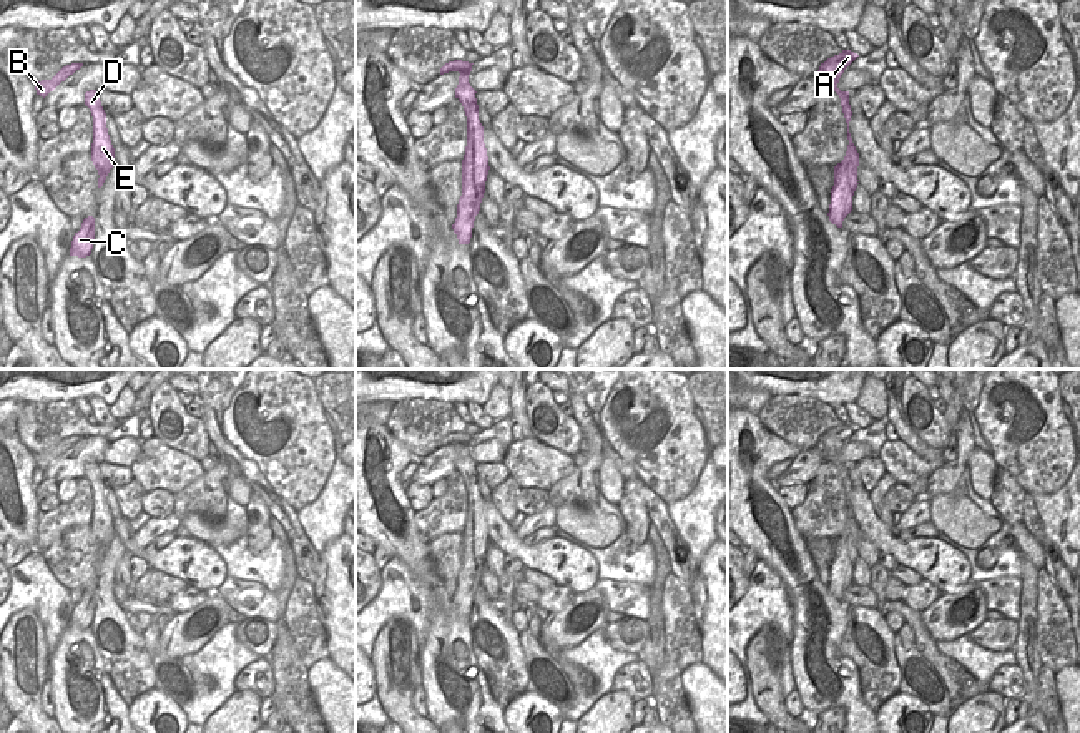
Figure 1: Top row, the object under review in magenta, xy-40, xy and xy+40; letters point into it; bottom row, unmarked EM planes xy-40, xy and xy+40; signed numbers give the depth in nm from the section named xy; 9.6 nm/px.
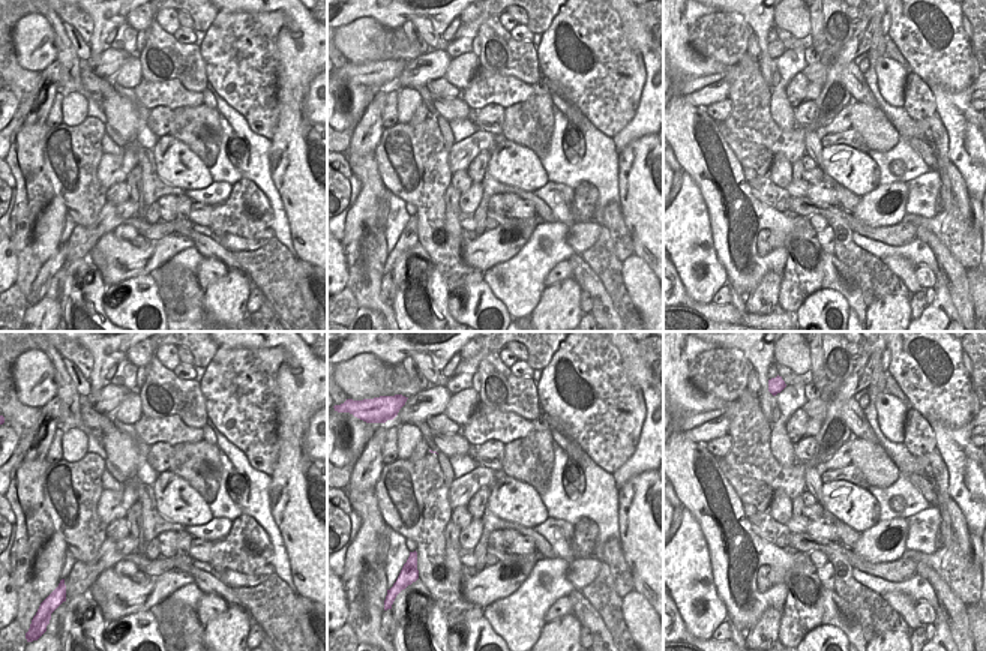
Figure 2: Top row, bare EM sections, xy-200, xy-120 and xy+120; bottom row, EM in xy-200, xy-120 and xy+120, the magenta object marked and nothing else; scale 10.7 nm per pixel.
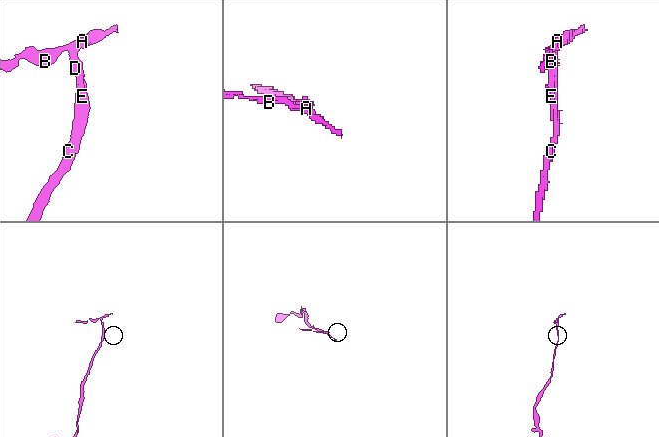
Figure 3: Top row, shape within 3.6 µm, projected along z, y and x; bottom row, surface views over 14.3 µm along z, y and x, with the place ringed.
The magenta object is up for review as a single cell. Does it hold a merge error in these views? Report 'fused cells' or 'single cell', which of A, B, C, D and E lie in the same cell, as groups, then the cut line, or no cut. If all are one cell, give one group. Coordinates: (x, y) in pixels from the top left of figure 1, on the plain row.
fused cells | A B D / C E | xy (477, 477), (466, 484)

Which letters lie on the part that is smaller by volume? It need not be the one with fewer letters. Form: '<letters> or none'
A, B, D

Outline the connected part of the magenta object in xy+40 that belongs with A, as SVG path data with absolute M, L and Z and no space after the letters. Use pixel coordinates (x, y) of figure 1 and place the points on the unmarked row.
M842 422L839 427L834 427L827 430L824 435L821 435L817 445L822 445L826 450L826 460L832 462L841 470L842 482L849 477L849 464L841 464L837 460L839 450L844 445L844 442L857 430L859 427L851 422Z

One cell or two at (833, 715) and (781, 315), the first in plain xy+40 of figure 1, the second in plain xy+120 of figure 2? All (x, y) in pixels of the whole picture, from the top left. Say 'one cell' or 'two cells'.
two cells

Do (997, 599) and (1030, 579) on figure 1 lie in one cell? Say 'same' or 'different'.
different

